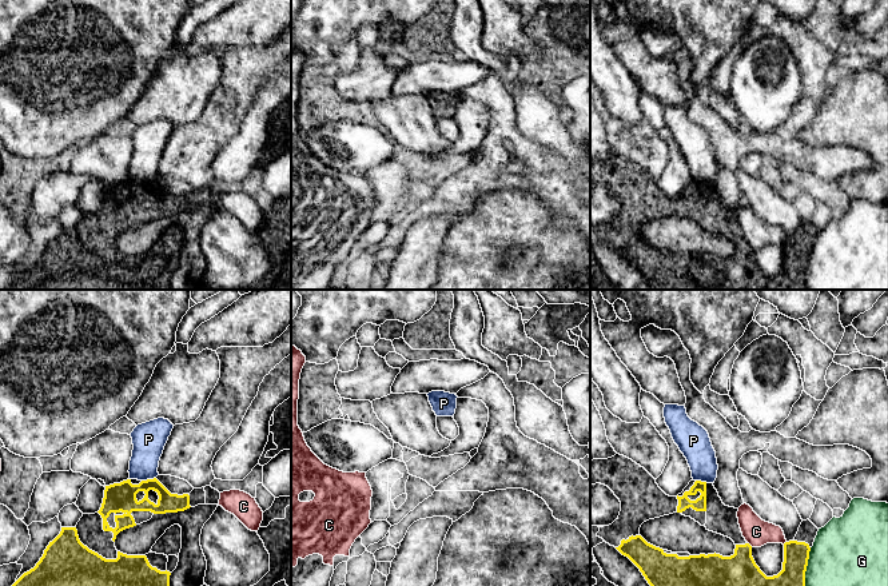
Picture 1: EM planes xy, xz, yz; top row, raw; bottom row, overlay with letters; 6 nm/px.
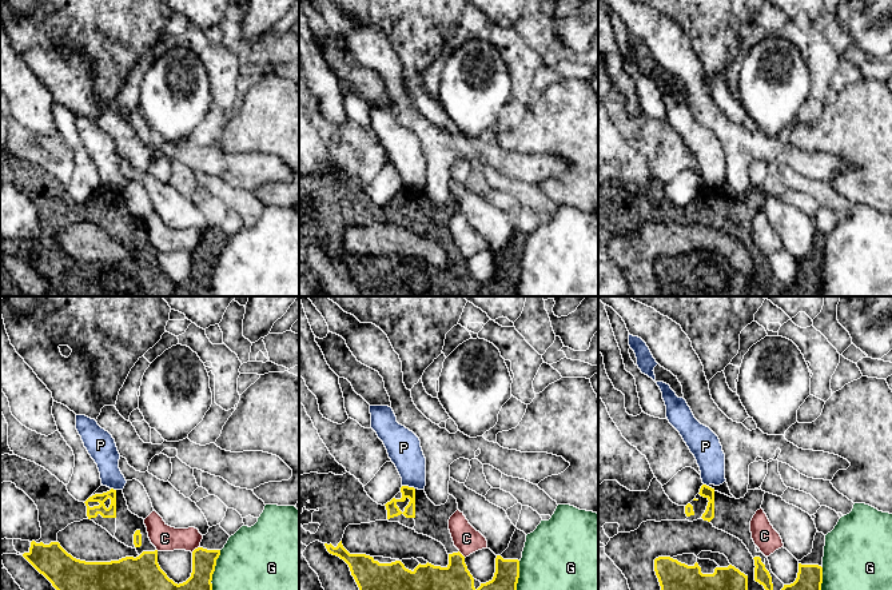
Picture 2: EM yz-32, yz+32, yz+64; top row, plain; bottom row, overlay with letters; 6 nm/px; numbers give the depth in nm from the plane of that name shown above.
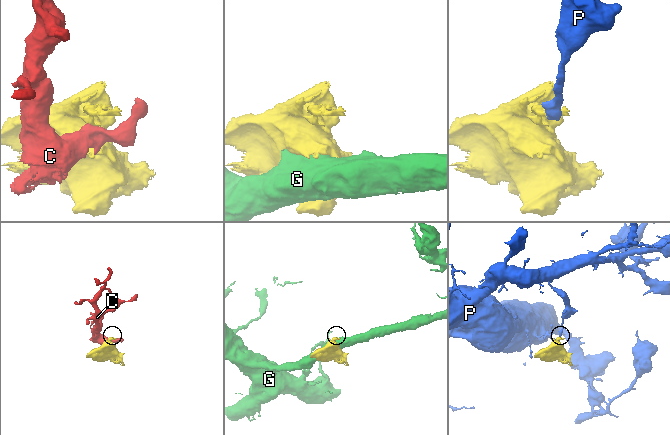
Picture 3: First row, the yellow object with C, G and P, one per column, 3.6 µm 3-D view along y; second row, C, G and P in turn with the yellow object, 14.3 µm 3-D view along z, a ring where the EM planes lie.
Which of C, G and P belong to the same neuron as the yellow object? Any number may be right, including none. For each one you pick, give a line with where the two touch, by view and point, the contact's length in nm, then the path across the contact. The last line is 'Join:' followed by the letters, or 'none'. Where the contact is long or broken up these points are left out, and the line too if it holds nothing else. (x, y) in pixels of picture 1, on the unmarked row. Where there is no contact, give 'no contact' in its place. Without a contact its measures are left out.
Join: none

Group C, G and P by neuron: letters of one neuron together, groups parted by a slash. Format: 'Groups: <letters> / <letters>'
Groups: C / G / P

